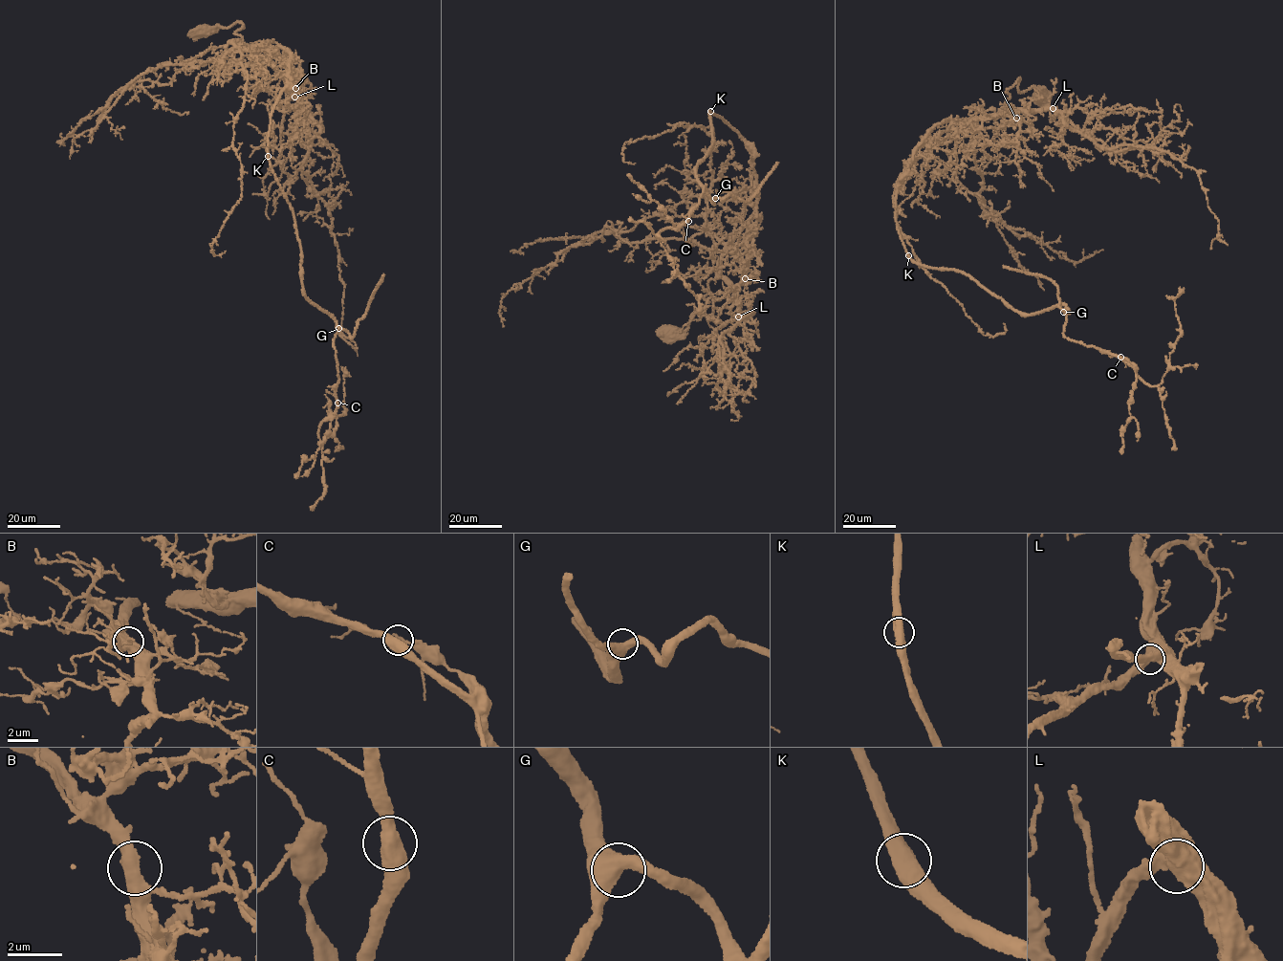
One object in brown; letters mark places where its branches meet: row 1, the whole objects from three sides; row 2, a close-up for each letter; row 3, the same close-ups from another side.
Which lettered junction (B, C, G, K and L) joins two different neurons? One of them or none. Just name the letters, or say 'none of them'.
none of them

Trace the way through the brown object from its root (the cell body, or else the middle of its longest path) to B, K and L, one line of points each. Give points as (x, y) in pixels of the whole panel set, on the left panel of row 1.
B: (202, 32), (239, 22), (243, 27), (234, 33), (242, 38), (241, 44), (252, 49), (295, 88)
K: (202, 32), (239, 22), (234, 33), (255, 55), (265, 48), (290, 61), (268, 156)
L: (202, 32), (209, 32), (217, 26), (242, 24), (234, 33), (242, 38), (241, 44), (263, 58), (294, 97)

